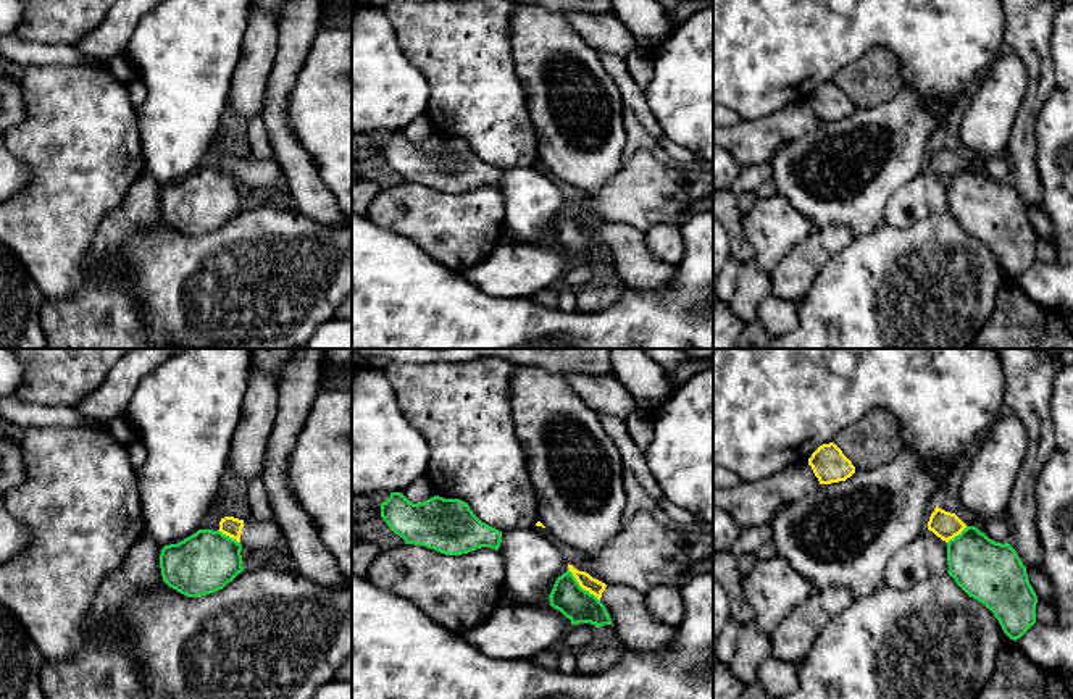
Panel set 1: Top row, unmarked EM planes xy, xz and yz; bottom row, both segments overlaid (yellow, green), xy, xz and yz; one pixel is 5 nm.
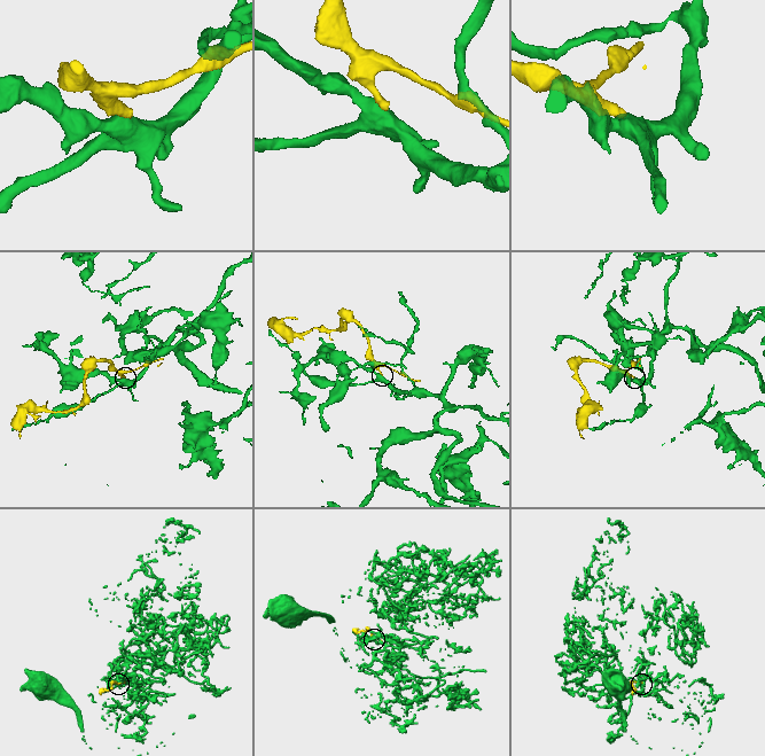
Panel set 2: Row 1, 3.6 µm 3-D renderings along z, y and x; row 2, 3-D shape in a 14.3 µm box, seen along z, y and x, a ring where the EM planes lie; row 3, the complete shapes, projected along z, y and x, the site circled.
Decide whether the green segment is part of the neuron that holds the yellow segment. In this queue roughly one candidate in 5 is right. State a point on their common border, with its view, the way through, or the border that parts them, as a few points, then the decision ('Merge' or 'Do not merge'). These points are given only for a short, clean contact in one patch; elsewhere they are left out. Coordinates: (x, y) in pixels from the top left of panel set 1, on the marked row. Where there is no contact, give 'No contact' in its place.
Touches yellow at xz (581, 586). Do not merge

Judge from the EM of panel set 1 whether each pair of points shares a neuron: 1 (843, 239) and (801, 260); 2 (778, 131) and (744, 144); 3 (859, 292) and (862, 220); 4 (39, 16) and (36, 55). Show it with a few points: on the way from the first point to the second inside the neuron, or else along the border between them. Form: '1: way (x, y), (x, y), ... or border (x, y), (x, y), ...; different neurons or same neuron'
1: way (833, 239), (825, 242), (810, 257); same neuron
2: way (770, 133), (752, 142); same neuron
3: border (883, 221), (855, 238); different neurons
4: border (16, 37), (73, 46); different neurons

